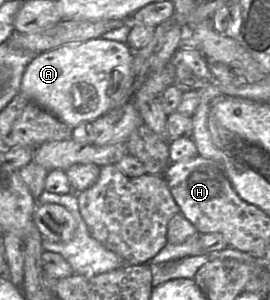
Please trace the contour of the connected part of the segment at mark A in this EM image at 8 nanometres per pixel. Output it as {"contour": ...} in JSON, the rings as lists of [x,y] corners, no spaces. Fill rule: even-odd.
{"contour":[[[102,37],[37,54],[22,77],[20,94],[71,128],[93,121],[133,97],[134,52],[127,43]]]}

